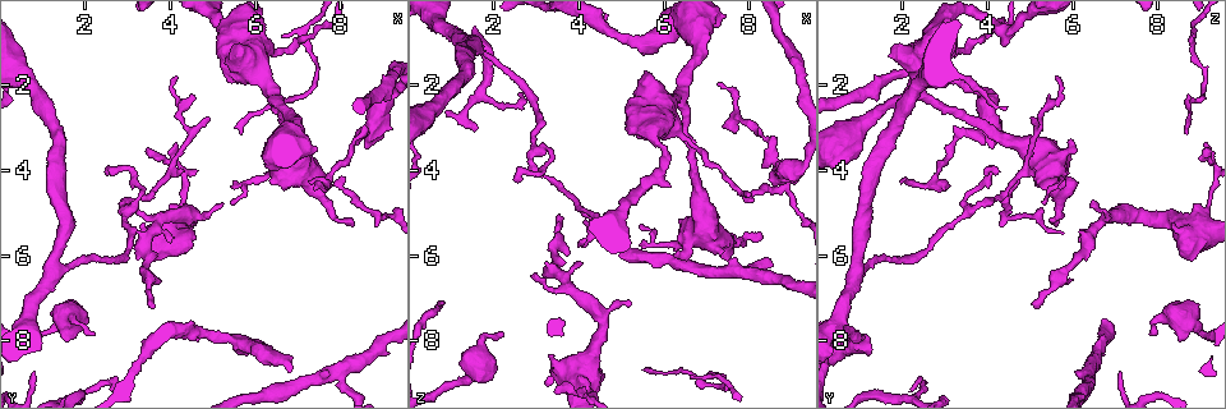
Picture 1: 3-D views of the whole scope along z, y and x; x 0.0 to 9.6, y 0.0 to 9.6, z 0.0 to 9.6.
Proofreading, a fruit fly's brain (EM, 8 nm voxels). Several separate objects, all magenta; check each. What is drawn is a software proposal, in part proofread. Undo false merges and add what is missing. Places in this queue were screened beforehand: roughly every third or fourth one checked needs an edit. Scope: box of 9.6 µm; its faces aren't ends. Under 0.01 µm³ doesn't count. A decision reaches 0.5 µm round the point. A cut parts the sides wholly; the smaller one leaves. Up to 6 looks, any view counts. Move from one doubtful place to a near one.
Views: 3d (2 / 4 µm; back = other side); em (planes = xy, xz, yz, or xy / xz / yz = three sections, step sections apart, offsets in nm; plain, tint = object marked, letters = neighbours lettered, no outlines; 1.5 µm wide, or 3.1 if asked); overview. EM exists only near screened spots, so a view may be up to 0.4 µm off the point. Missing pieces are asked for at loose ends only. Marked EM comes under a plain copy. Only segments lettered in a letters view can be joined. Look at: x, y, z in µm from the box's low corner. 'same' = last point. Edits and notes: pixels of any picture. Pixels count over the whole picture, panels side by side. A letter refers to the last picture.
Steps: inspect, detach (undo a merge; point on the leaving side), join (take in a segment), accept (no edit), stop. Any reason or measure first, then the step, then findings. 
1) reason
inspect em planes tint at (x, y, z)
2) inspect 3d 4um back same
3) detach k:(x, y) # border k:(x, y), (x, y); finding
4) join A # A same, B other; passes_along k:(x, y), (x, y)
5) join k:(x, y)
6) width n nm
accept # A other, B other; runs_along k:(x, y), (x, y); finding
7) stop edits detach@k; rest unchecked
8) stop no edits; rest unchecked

inspect 3d 2um back at (5.30, 4.75, 7.20)

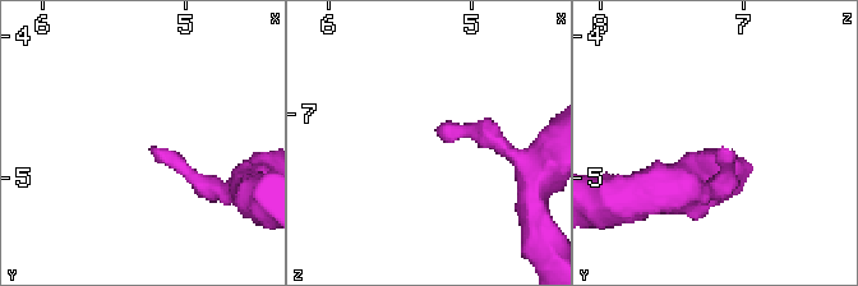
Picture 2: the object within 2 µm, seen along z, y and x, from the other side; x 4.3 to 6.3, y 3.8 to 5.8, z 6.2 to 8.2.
inspect em xy step 4 tint at (5.24, 4.78, 7.14)

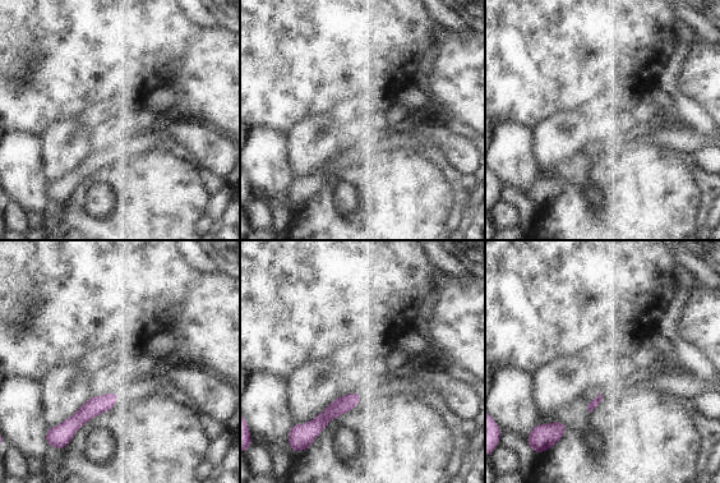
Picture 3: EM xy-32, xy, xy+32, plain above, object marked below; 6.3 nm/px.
inspect em planes letters same

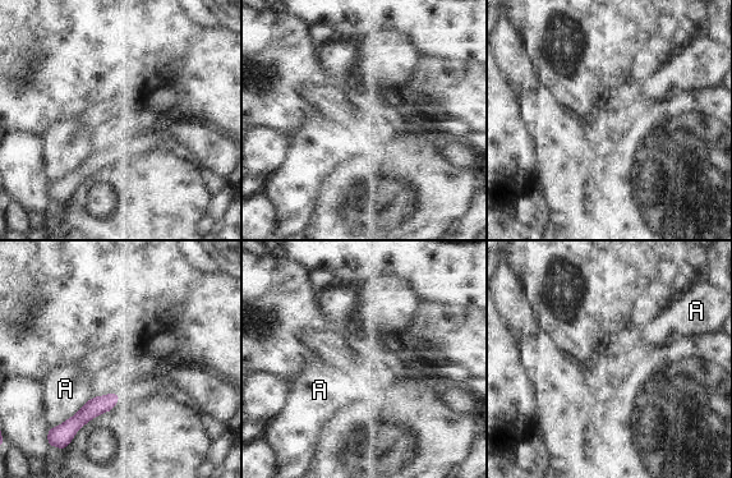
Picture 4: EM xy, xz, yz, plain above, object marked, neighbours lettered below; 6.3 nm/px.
width 120 nm; longest_contact A 340 nm
accept # A other; none of them fits

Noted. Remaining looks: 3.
thick end
inspect em xy step 4 letters at (3.40, 5.25, 8.35)

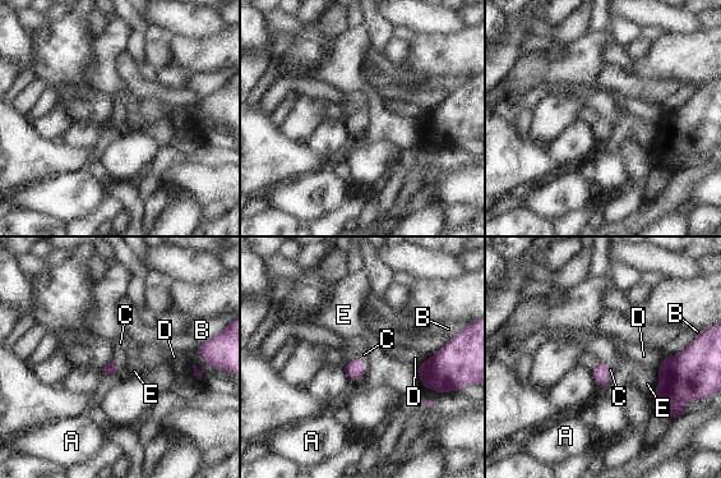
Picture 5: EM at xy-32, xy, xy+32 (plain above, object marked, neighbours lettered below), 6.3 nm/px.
inspect em planes letters same

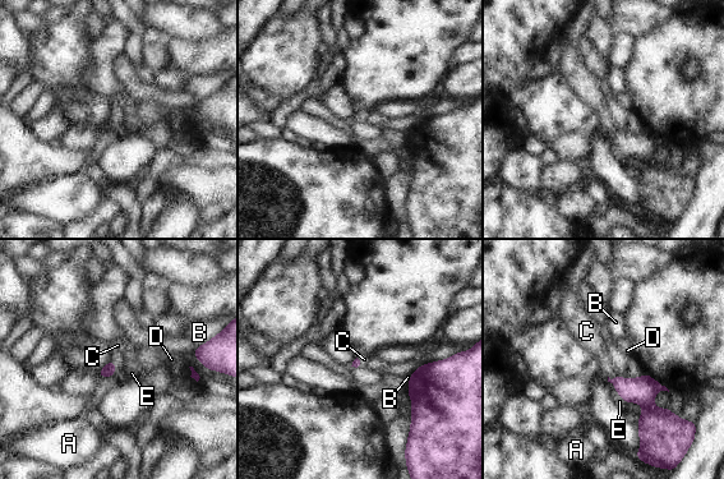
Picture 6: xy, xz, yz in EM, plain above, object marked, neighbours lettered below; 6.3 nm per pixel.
join 6:(118, 345) # A other, B other, C same, D other, E other; passes_along 6:(109, 369), (114, 365), (118, 345); the neuron continues

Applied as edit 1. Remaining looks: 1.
stop edits join@6; rest unchecked

